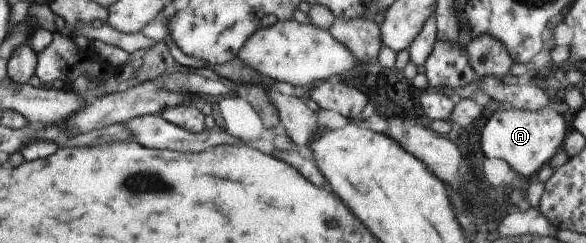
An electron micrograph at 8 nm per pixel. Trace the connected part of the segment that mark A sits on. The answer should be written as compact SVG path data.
M552 105L543 109L502 107L491 113L481 129L479 147L485 158L505 161L515 173L531 179L561 147L565 138L565 120Z

